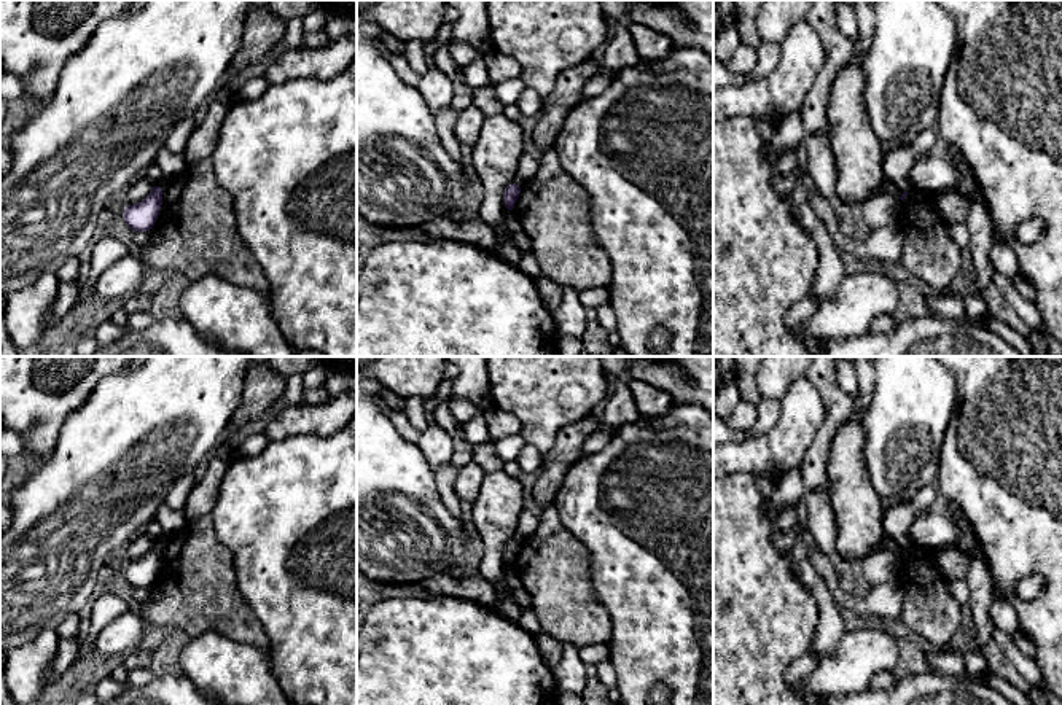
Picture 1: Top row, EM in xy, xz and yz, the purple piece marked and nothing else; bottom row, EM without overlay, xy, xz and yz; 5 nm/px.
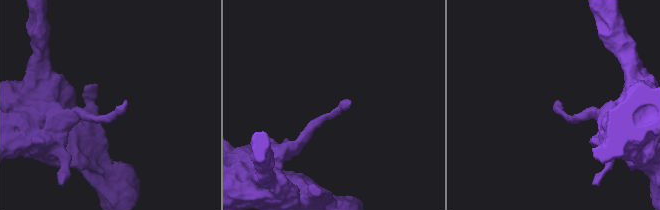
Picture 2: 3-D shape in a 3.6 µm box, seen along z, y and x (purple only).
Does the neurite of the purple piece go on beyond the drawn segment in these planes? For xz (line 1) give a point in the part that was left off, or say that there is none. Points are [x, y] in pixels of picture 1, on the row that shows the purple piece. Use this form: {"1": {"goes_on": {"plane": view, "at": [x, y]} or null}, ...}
{"1": {"goes_on": null}}

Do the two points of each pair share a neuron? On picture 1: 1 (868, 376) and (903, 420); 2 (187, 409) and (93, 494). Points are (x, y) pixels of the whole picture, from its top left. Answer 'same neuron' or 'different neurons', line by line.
1: different neurons
2: same neuron

